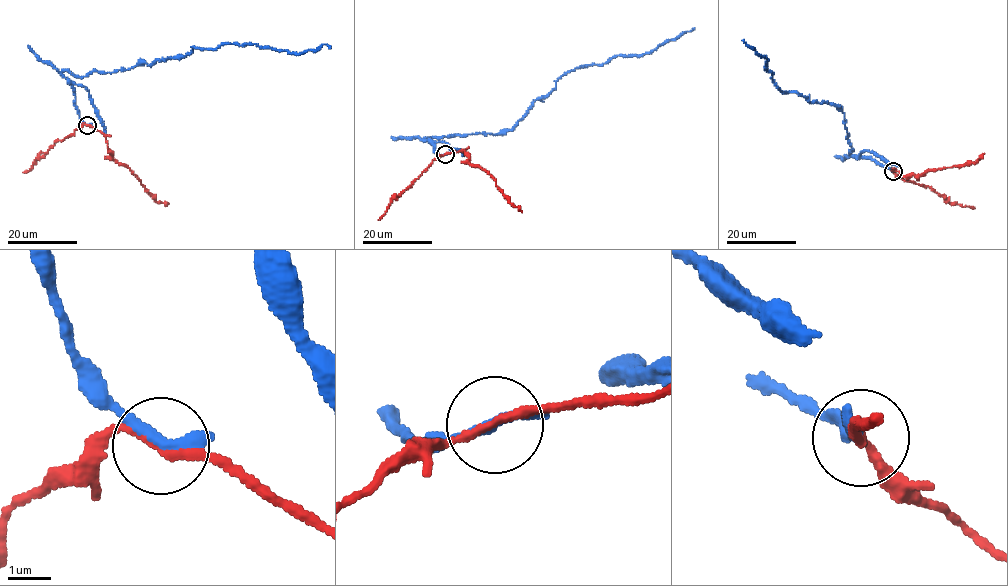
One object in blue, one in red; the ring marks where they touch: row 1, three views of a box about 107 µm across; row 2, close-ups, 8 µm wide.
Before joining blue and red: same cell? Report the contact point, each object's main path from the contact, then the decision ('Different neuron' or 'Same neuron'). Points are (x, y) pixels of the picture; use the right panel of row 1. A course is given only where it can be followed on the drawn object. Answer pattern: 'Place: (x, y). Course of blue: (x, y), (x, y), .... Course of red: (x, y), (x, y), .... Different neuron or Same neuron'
Place: (893, 171). Course of blue: (893, 171), (849, 153), (839, 106), (782, 92), (764, 68), (766, 56), (743, 41). Course of red: (893, 171), (905, 176), (923, 174), (928, 170), (975, 163), (984, 153). Different neuron

